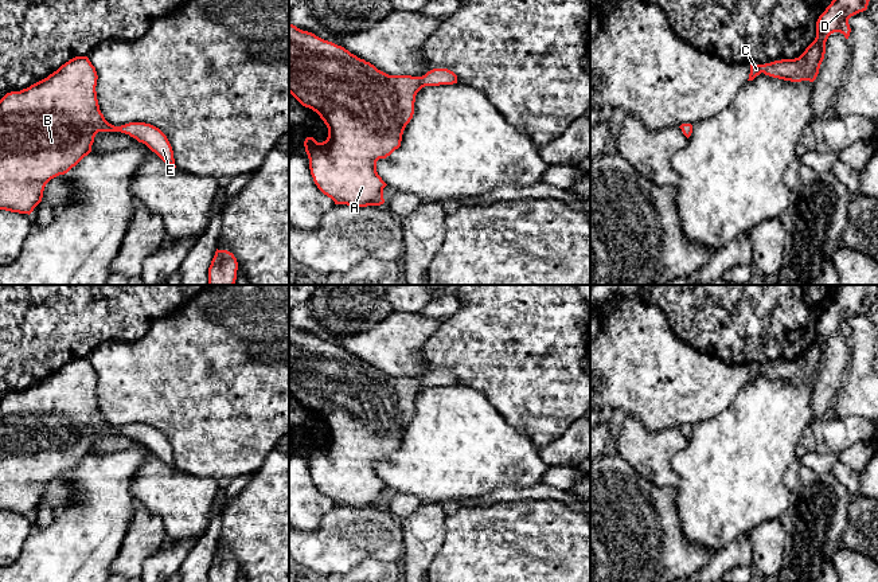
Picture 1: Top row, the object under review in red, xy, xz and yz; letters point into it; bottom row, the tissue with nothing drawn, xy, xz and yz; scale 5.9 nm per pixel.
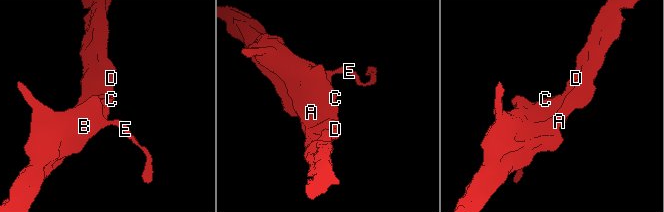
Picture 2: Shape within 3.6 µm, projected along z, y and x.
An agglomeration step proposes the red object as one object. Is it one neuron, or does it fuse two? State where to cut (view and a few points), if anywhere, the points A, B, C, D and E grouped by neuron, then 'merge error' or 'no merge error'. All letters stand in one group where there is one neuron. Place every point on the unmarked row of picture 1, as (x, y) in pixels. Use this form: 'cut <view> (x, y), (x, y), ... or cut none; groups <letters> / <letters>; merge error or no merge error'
cut none; groups A B C D E; no merge error

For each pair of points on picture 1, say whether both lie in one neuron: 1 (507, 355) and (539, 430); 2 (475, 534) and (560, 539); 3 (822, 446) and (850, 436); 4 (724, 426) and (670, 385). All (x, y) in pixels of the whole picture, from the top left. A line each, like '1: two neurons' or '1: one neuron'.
1: one neuron
2: one neuron
3: one neuron
4: two neurons

